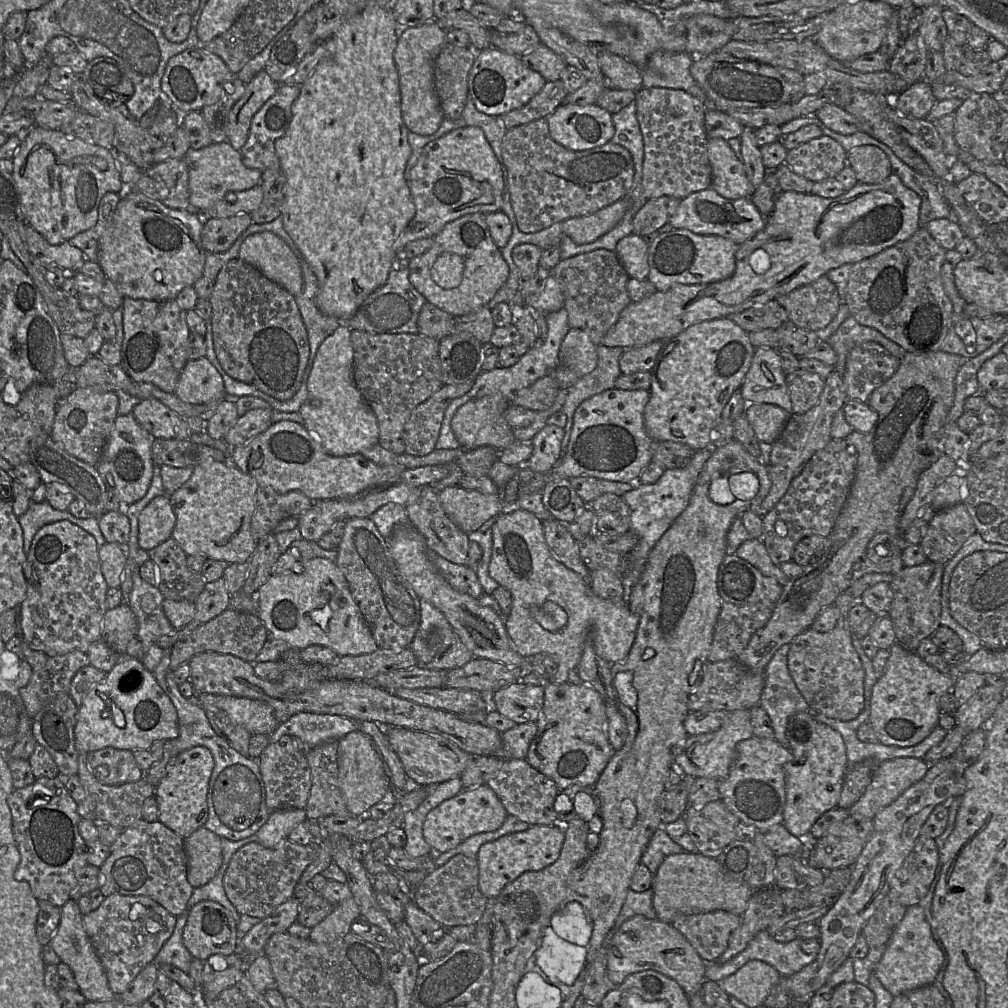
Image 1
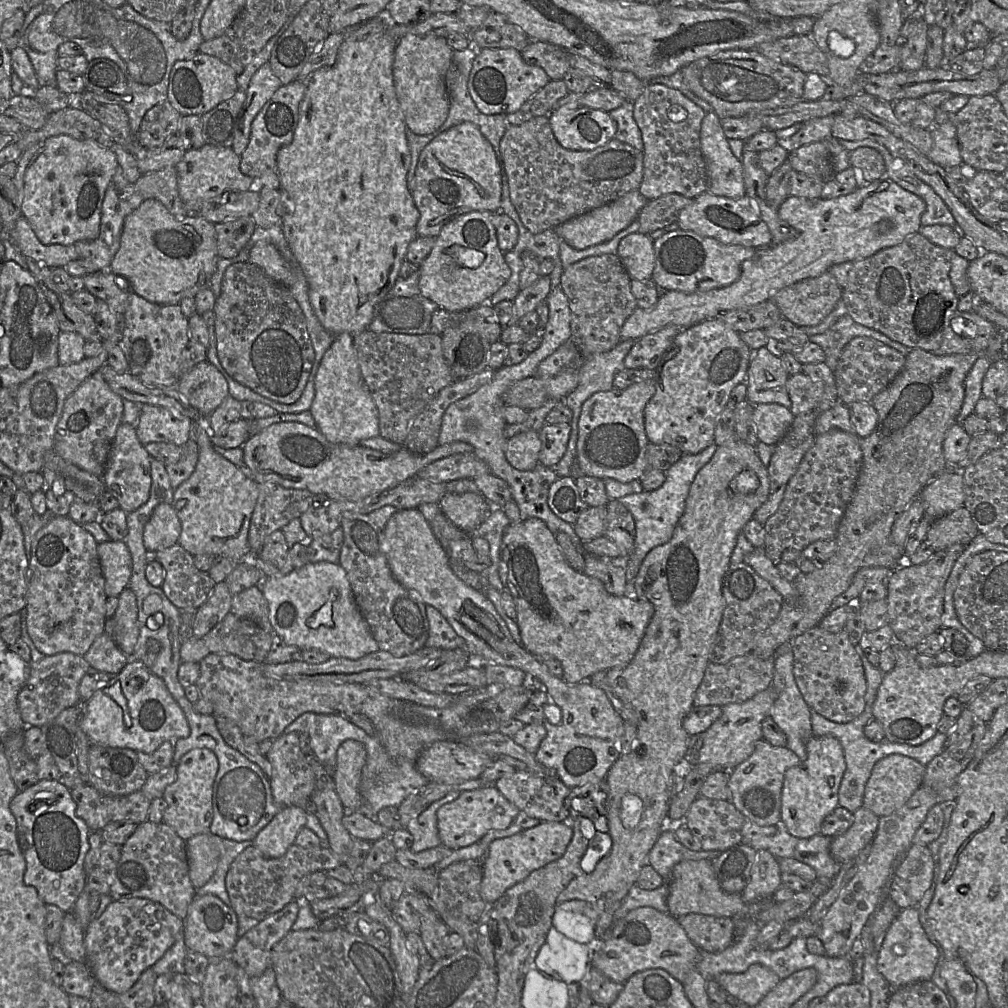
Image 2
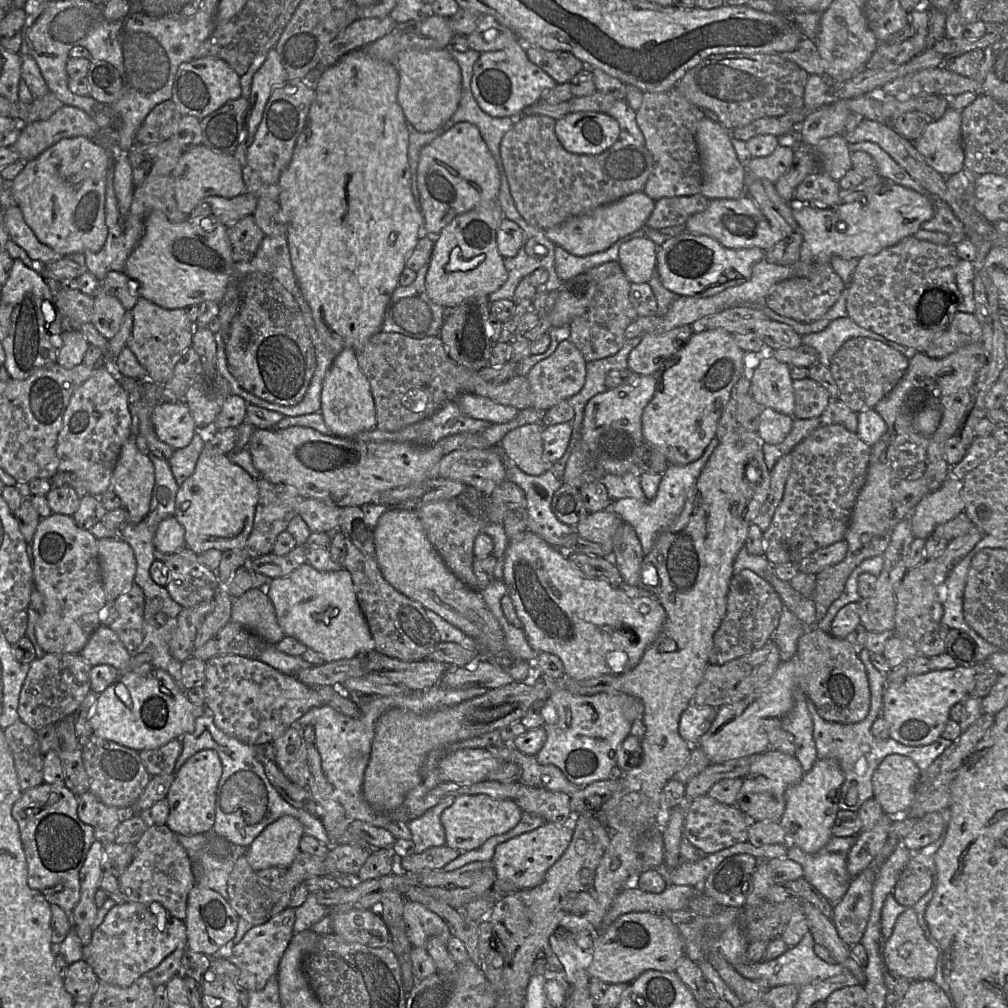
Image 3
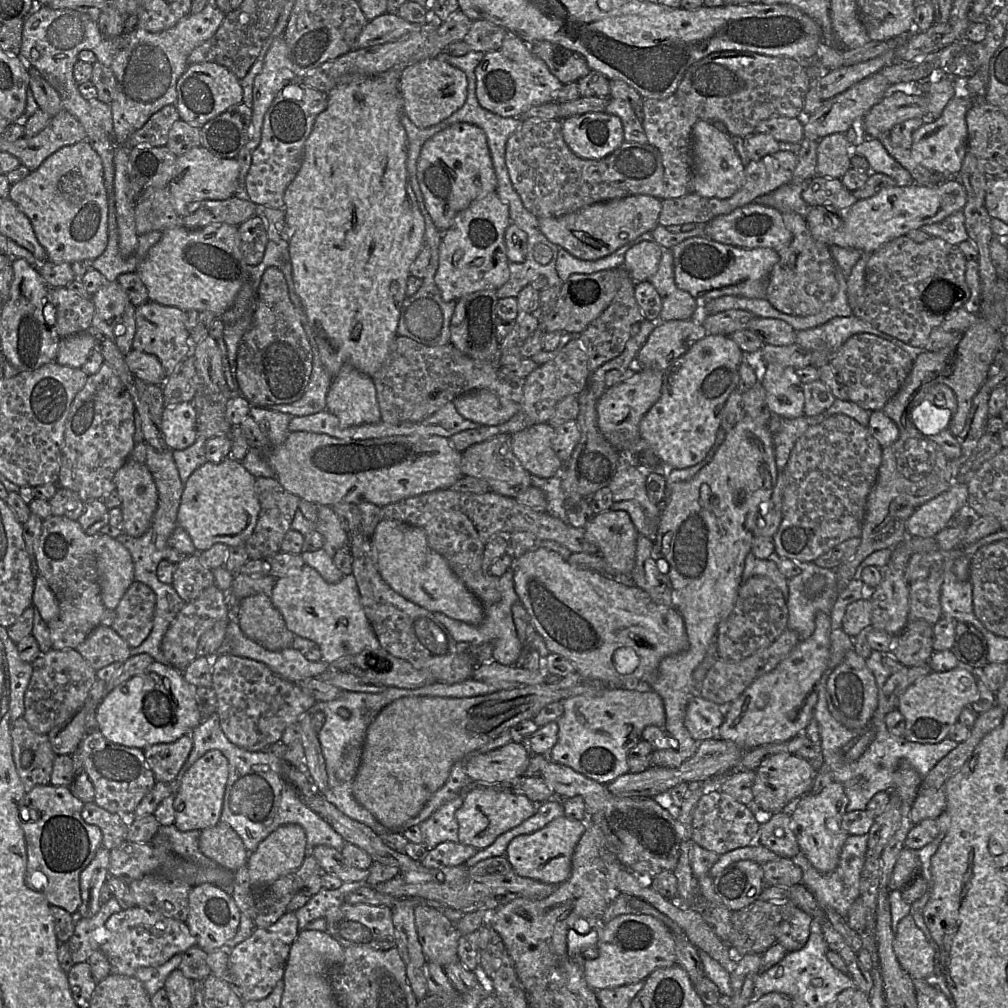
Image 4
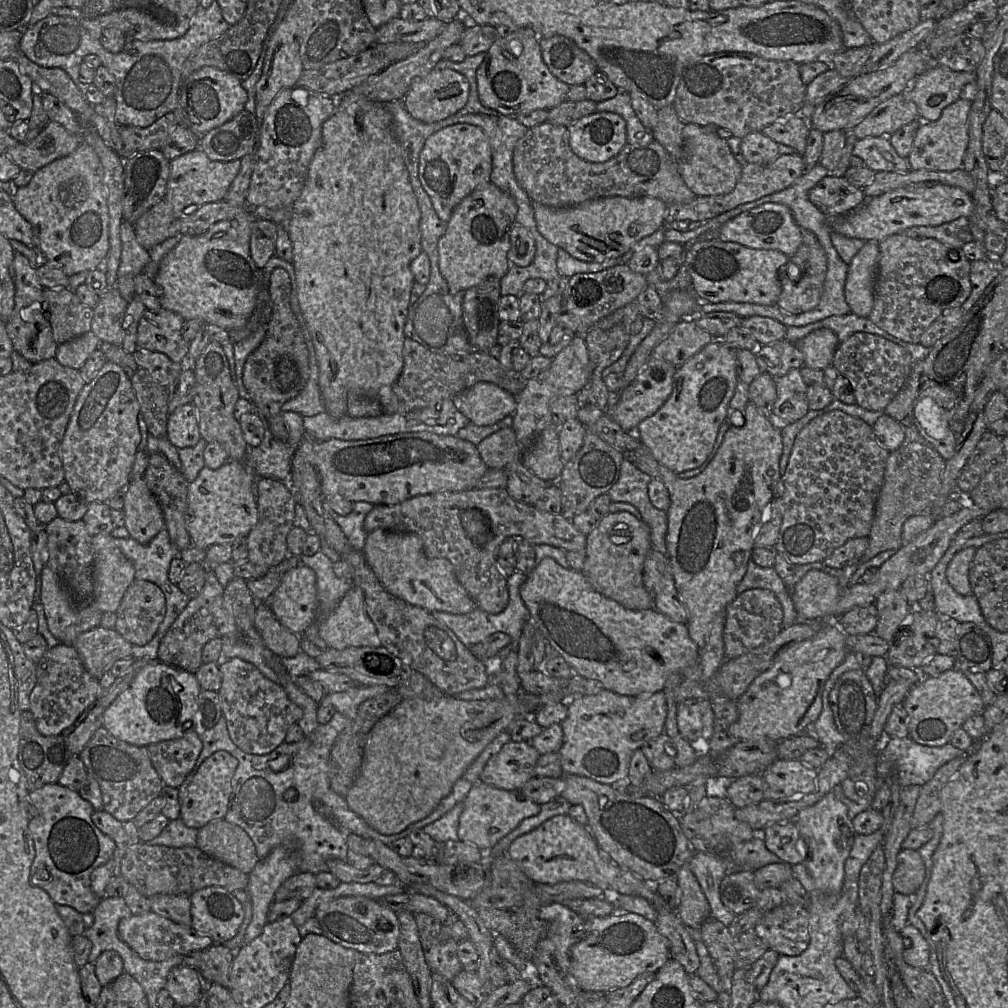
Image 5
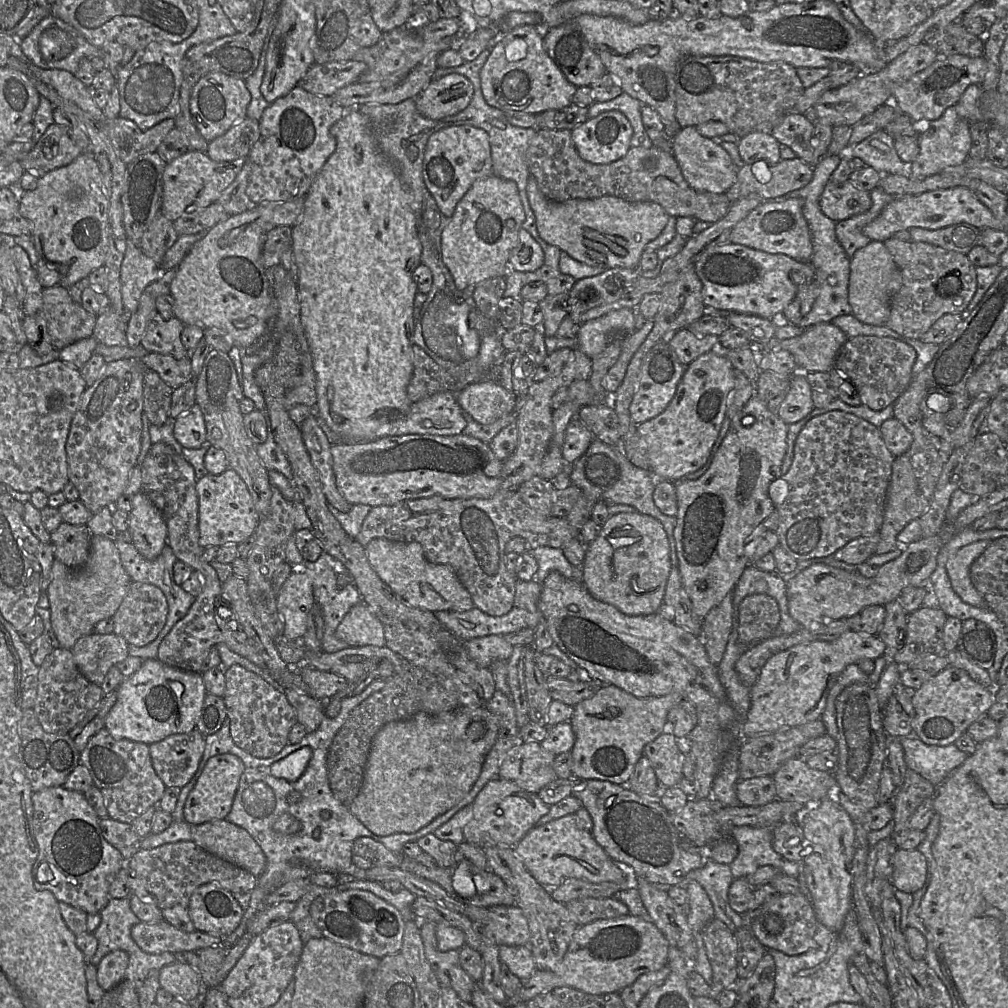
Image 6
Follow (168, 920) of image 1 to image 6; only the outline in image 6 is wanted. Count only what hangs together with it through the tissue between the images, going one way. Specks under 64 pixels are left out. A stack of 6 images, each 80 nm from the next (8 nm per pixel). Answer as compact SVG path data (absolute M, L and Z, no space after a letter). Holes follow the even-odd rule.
M164 919L156 924L139 922L132 927L131 937L142 951L156 955L181 954L225 944L223 943L224 937L213 936L197 930L187 933L175 928Z

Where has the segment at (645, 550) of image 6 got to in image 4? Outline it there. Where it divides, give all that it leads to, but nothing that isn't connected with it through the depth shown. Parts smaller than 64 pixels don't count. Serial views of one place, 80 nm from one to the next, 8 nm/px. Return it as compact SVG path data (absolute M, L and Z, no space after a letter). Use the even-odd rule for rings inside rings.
M606 511L595 515L584 528L587 541L598 548L608 566L612 570L612 576L630 576L635 566L636 543L639 533L631 521L630 516L624 511Z

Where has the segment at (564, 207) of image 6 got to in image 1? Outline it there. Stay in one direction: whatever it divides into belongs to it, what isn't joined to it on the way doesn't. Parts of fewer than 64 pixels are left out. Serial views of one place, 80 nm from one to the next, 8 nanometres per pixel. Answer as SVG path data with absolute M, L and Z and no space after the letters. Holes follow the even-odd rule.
M621 198L595 213L563 221L562 232L577 244L593 242L613 229L629 207L629 198Z

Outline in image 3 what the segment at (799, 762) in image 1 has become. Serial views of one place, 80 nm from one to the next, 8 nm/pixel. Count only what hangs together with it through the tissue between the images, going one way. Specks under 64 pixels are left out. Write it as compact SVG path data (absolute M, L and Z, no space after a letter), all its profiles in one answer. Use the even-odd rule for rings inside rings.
M817 759L802 779L786 790L785 811L779 822L787 835L788 845L796 845L808 854L815 854L829 842L840 810L839 798L843 782L844 773L835 760Z

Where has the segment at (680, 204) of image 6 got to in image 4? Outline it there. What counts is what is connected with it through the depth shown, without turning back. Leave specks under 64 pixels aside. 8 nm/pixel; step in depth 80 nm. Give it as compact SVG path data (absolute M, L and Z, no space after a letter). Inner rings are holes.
M559 119L523 120L506 143L505 163L512 185L525 208L537 218L559 217L595 203L631 195L650 195L661 198L664 168L659 150L650 144L624 141L615 151L601 159L585 159L574 154L564 141Z

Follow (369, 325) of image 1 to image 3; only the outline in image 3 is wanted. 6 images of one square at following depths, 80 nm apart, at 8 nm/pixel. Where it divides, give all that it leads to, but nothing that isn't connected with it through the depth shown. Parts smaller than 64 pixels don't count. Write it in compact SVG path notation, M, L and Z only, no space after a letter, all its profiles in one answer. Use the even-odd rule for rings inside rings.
M425 263L418 271L416 279L409 286L399 285L393 292L384 313L381 331L400 333L405 336L422 339L439 336L446 318L446 308L434 303L427 294L425 278L429 263Z

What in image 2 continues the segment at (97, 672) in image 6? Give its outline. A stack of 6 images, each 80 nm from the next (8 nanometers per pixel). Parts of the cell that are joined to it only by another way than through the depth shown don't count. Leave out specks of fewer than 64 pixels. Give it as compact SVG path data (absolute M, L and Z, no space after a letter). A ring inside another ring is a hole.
M105 632L94 640L83 657L91 667L112 675L117 675L130 660Z

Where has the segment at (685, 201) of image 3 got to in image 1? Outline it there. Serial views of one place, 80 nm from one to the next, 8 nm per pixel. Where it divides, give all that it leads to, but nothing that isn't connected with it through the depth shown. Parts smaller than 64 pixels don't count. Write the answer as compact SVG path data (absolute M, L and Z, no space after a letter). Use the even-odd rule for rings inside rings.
M670 196L648 199L633 217L633 234L645 236L669 223L680 201Z

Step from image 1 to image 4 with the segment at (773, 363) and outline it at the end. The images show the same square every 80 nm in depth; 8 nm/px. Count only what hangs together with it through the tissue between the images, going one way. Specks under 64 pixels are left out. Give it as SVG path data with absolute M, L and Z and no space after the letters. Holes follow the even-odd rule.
M766 364L760 373L769 409L784 419L804 415L804 394L800 378L793 367Z

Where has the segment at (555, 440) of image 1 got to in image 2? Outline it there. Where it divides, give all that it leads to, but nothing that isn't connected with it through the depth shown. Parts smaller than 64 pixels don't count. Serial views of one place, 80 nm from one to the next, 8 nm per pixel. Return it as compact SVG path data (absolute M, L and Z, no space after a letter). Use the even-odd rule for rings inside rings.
M570 423L545 424L539 431L541 449L539 452L539 463L553 468L563 457L569 434Z

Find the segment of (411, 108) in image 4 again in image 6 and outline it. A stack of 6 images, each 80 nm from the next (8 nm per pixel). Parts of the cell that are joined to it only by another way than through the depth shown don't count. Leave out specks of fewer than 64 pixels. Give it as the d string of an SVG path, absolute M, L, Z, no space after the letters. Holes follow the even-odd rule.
M451 73L432 80L415 97L415 105L424 117L438 120L465 109L472 95L472 83L464 75Z

